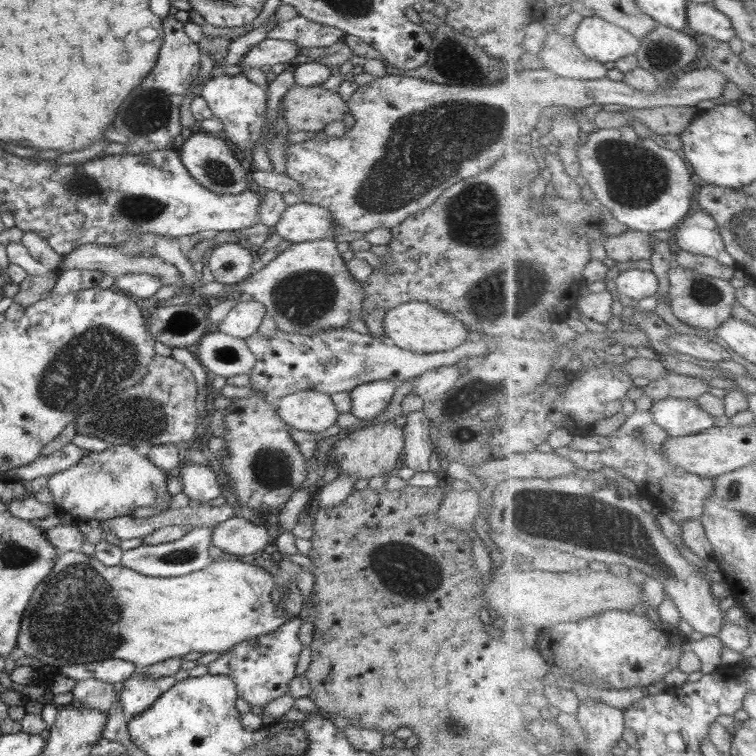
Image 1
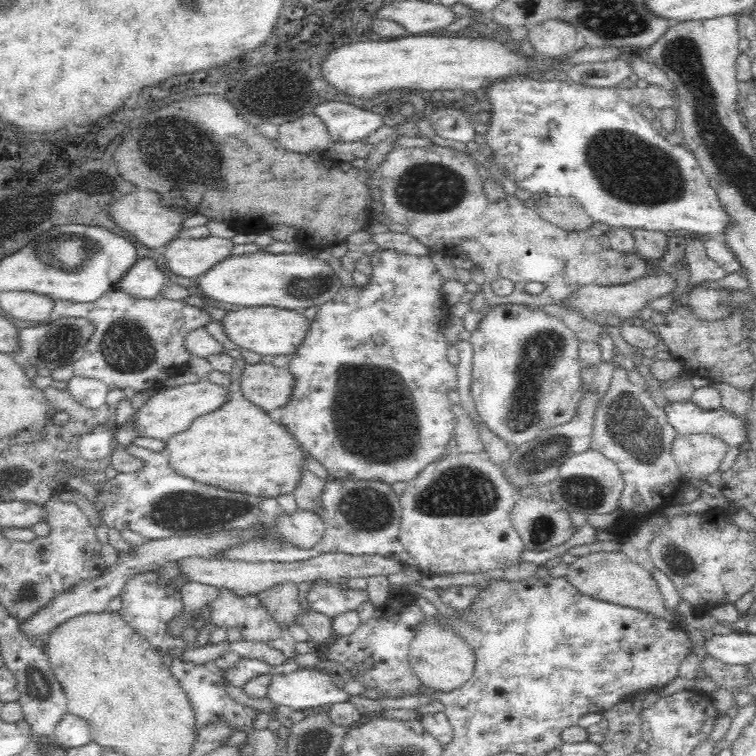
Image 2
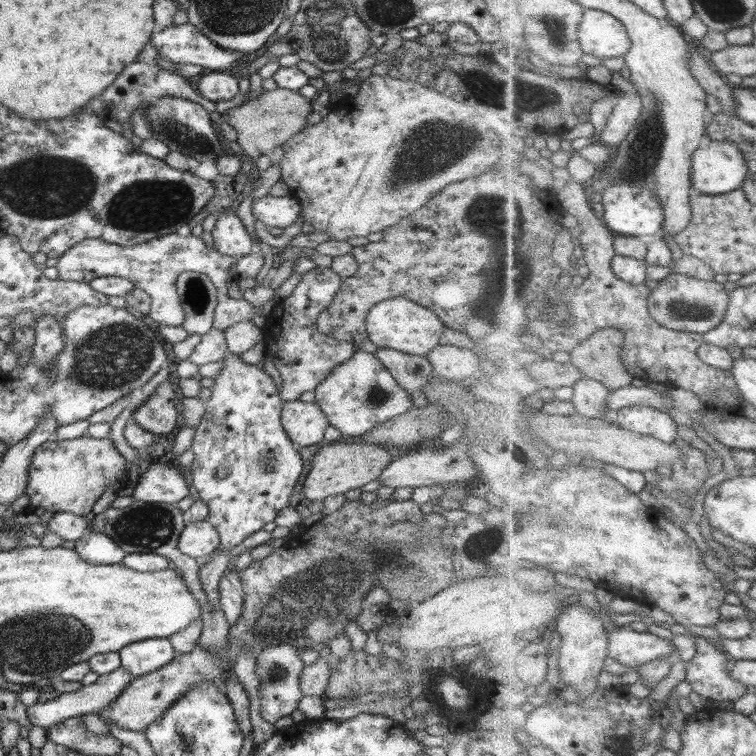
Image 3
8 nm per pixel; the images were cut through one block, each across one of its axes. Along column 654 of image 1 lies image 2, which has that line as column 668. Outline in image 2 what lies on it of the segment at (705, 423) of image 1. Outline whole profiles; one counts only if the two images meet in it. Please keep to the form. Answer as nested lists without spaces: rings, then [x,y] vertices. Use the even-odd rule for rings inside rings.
[[[694,401],[668,402],[665,407],[668,413],[670,424],[675,426],[679,435],[686,434],[713,434],[720,437],[730,447],[742,447],[747,445],[747,438],[750,432],[749,416],[738,416],[737,412],[728,410],[723,406],[714,409],[704,409]]]

